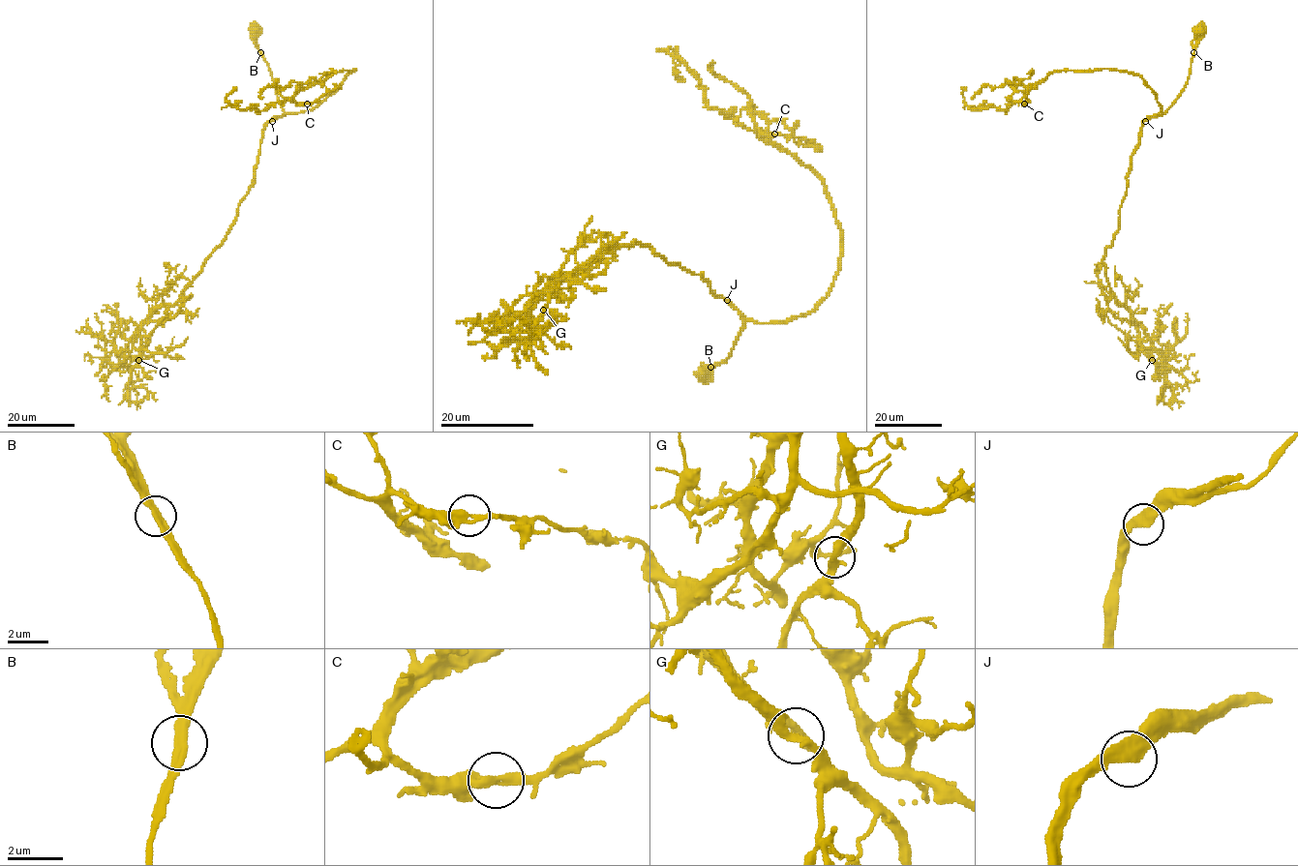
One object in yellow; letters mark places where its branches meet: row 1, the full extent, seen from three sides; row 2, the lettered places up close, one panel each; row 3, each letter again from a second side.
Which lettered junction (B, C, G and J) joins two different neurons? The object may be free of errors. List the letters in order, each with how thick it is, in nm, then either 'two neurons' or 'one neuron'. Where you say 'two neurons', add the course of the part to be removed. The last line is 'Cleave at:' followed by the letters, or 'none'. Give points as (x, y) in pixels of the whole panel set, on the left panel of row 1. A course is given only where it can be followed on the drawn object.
B: calibre 320 nm; one neuron
C: calibre 360 nm; one neuron
G: calibre 340 nm; one neuron
J: calibre 360 nm; one neuron
Cleave at: none

